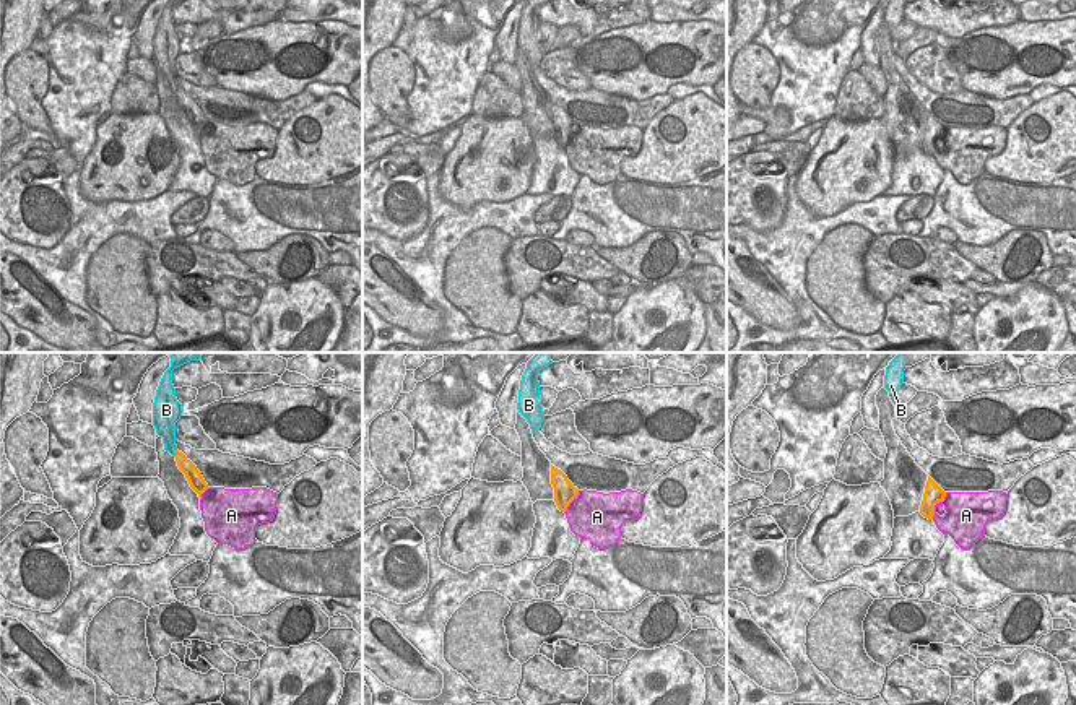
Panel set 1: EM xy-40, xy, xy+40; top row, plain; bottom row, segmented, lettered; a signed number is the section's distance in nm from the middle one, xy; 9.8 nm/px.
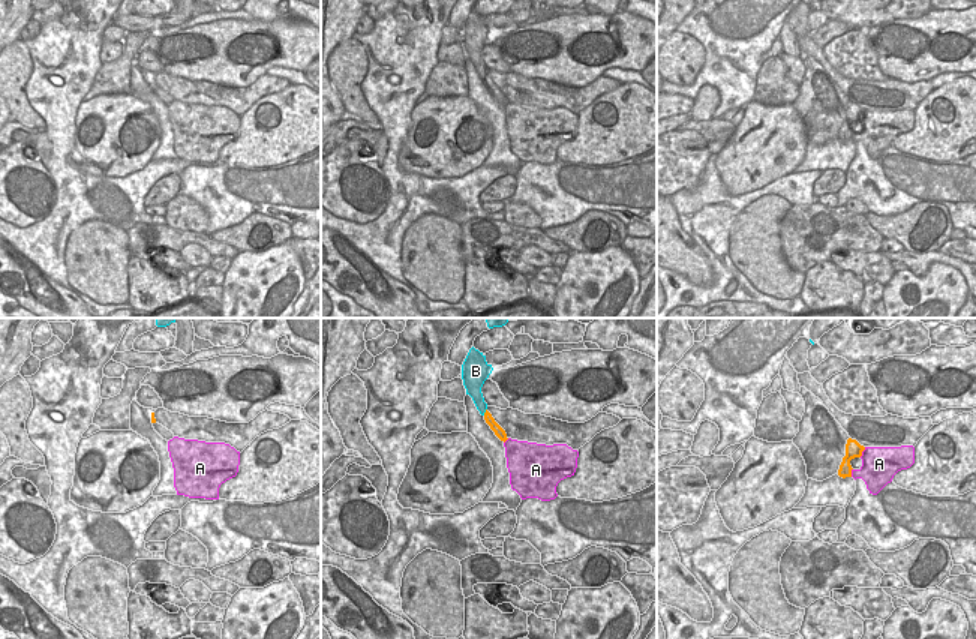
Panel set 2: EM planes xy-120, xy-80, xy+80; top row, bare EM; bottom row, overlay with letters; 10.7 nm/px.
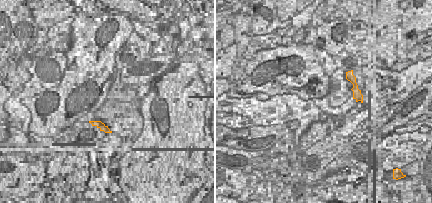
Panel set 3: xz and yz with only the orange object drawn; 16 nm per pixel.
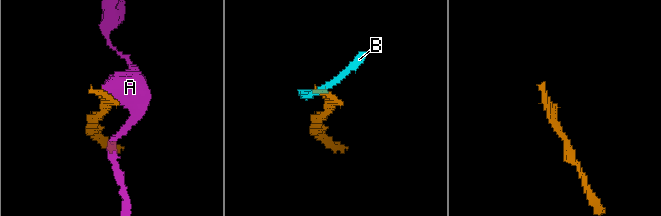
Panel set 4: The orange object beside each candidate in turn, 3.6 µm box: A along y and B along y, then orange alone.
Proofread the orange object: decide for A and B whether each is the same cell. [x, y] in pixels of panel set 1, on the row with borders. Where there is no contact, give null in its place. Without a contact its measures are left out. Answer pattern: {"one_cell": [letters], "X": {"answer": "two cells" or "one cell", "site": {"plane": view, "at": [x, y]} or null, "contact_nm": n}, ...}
{"one_cell": ["B"], "A": {"answer": "two cells", "site": {"plane": "xy+40", "at": [935, 504]}, "contact_nm": 300}, "B": {"answer": "one cell", "site": {"plane": "xy-40", "at": [177, 454]}, "contact_nm": 70}}

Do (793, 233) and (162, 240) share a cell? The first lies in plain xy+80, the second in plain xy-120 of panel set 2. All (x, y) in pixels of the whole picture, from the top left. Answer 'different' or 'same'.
same

